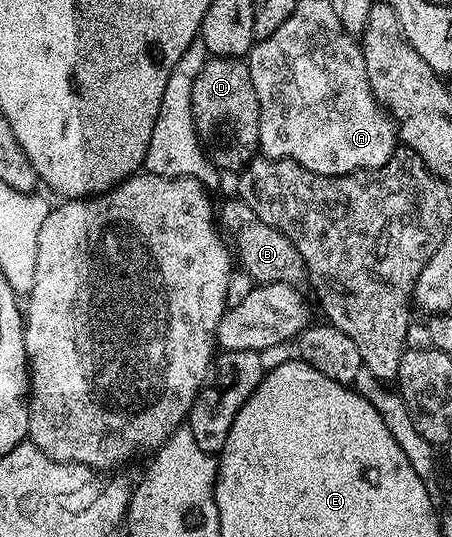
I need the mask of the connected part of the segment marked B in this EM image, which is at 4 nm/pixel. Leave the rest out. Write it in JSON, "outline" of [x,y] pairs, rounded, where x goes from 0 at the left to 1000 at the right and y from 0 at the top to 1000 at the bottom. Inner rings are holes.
{"outline":[[[498,372],[498,378],[485,384],[485,421],[511,445],[511,458],[520,467],[520,480],[531,501],[549,510],[562,527],[666,529],[666,523],[670,527],[677,523],[675,493],[653,454],[644,454],[644,447],[635,447],[635,439],[626,439],[626,432],[582,417],[582,410],[573,410],[564,402],[564,395],[555,395],[555,387],[546,387],[542,376]],[[511,441],[515,441],[515,451]]]}

